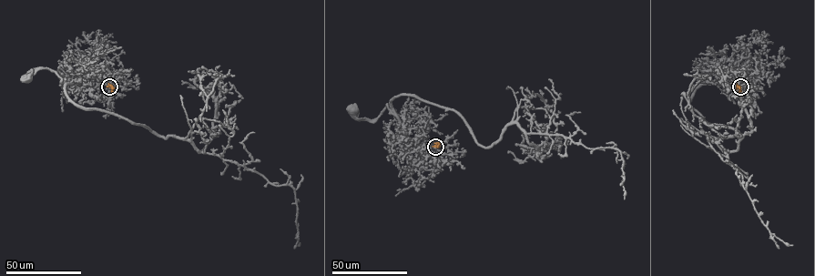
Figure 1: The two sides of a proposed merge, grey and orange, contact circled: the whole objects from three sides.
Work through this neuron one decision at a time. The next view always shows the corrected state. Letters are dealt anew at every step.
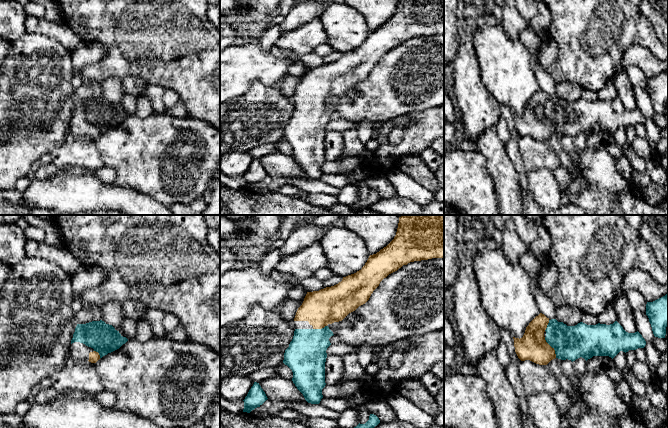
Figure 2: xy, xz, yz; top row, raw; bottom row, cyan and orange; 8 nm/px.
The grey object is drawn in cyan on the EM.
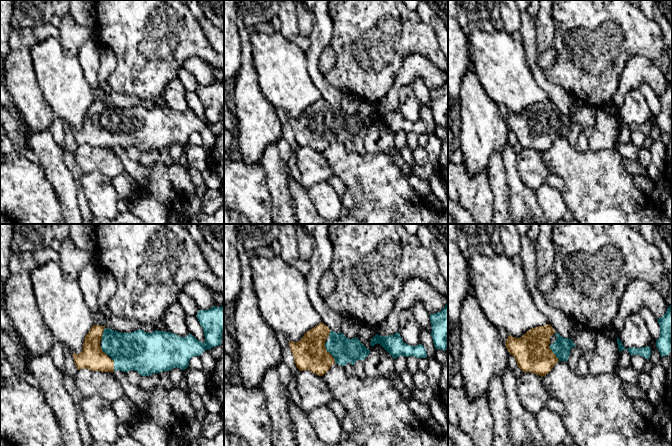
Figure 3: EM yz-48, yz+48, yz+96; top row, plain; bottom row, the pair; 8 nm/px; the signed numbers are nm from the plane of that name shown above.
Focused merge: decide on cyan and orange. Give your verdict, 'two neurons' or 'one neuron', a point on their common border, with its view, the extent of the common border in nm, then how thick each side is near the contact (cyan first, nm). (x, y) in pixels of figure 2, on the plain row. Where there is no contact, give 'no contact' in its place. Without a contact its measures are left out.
one neuron | yz (551, 122) | 190 nm | 280/220 nm

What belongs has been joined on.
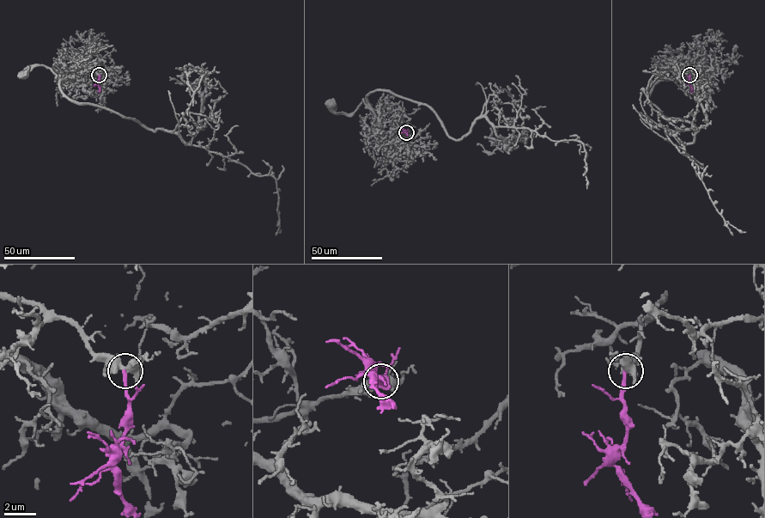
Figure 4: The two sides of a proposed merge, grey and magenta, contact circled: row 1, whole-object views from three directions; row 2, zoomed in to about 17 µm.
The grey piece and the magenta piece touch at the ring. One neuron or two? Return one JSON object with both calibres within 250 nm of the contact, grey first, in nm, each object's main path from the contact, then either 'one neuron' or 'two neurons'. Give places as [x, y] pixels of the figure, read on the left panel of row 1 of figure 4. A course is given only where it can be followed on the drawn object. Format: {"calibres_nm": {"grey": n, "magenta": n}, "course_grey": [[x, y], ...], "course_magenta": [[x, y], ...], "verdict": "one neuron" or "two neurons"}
{"calibres_nm": {"grey": 440, "magenta": 240}, "course_grey": [[99, 75], [83, 67], [69, 77], [56, 78], [50, 68], [42, 64], [34, 66], [23, 74]], "course_magenta": [[99, 75], [100, 92]], "verdict": "one neuron"}

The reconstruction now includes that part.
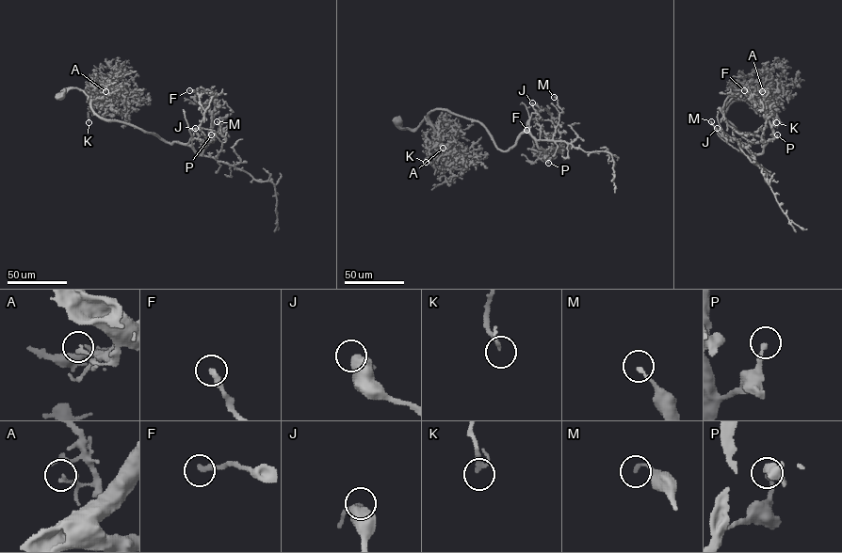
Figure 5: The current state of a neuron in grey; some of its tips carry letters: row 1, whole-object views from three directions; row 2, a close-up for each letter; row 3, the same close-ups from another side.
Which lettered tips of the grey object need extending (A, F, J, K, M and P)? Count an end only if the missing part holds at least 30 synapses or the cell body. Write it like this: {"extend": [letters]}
{"extend": []}

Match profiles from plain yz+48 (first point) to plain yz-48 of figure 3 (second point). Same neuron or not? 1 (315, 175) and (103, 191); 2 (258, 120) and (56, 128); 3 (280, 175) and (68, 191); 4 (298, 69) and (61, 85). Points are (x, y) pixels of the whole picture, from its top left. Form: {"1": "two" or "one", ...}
{"1": "two", "2": "two", "3": "one", "4": "one"}

